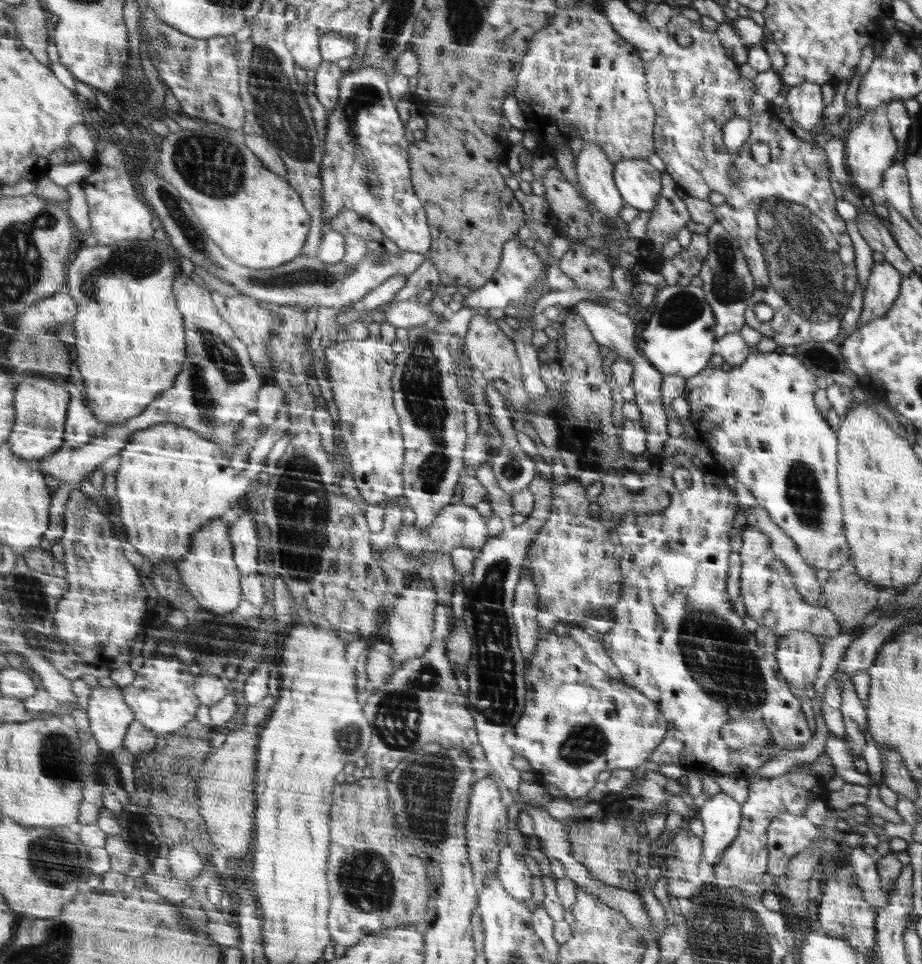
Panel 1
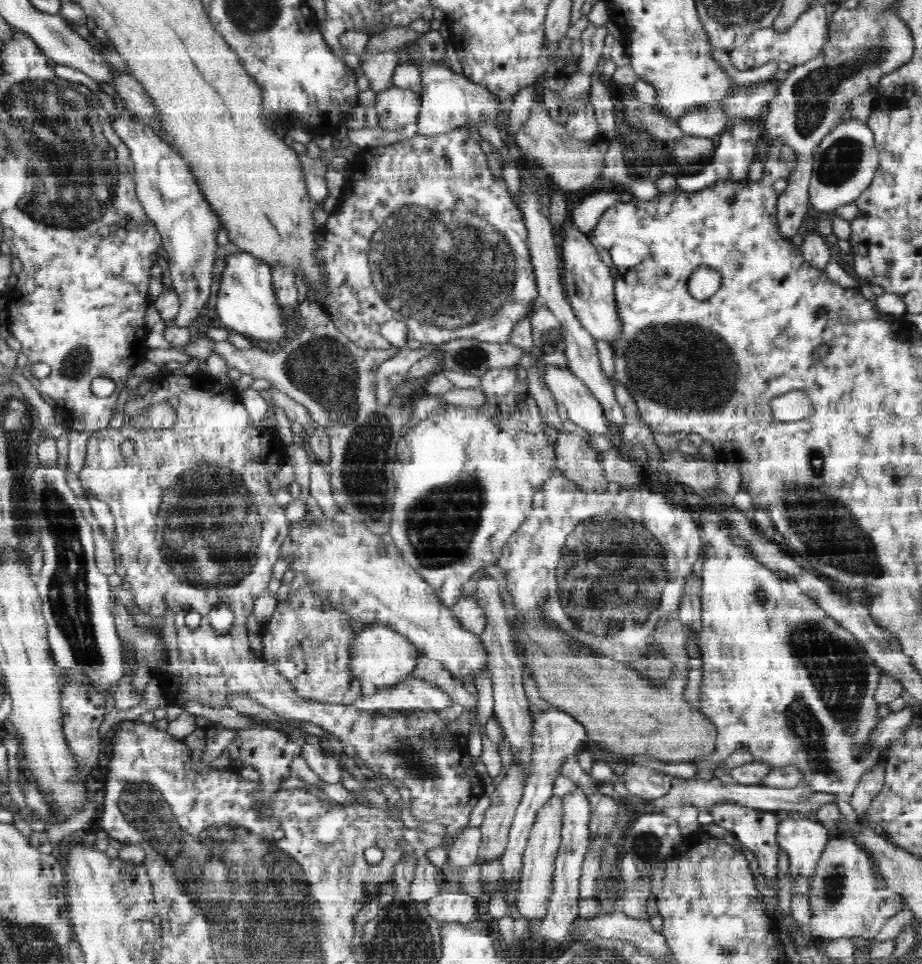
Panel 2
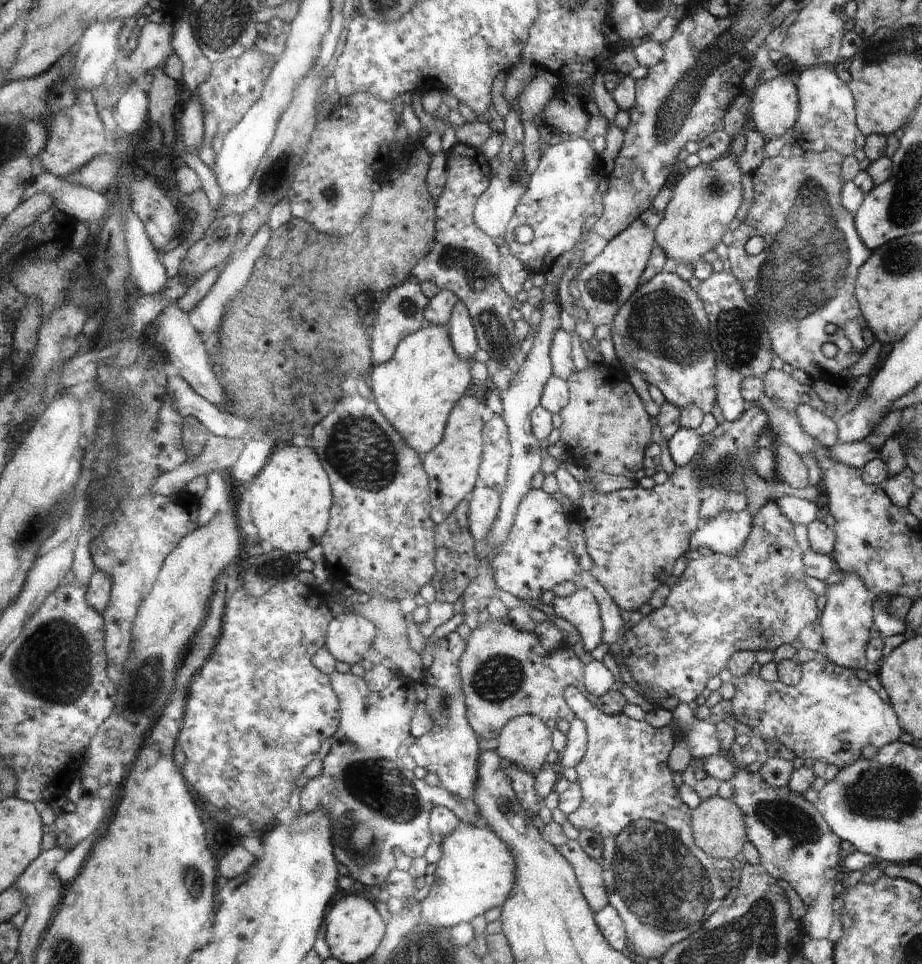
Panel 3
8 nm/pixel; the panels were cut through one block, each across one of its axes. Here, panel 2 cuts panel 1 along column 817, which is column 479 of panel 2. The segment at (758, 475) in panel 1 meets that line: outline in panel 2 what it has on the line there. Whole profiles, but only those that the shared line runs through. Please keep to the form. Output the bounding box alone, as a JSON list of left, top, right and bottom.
[390,368,554,610]

